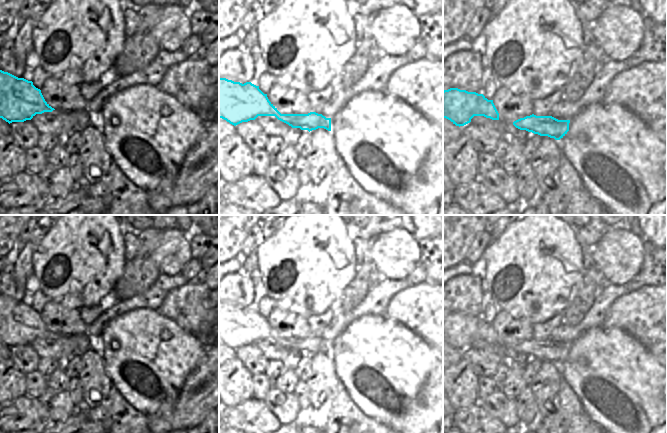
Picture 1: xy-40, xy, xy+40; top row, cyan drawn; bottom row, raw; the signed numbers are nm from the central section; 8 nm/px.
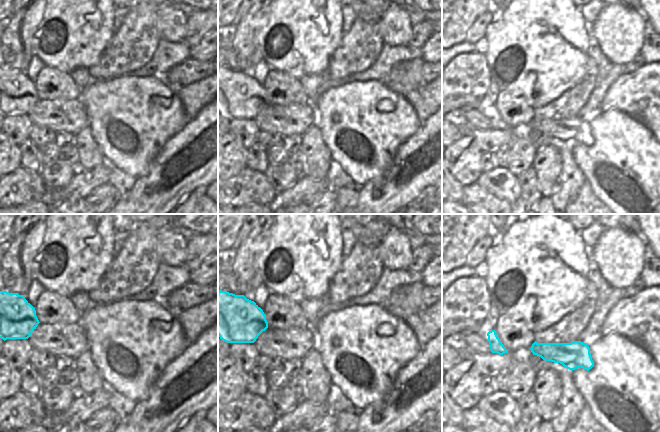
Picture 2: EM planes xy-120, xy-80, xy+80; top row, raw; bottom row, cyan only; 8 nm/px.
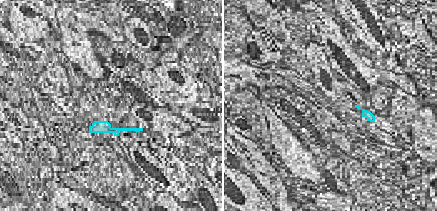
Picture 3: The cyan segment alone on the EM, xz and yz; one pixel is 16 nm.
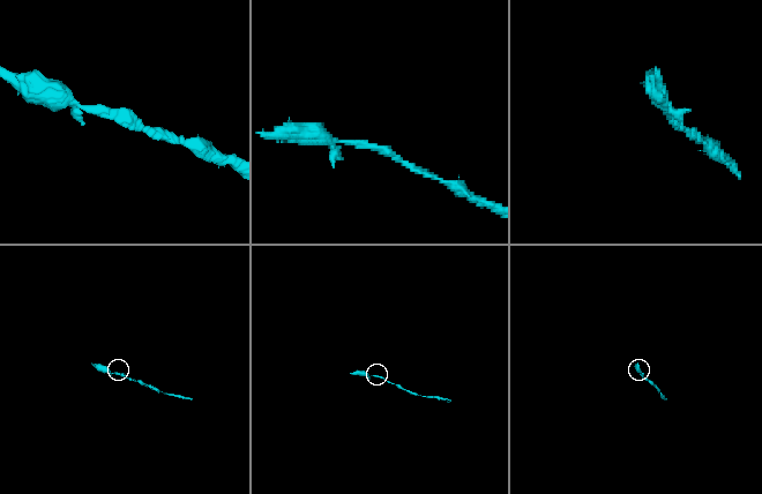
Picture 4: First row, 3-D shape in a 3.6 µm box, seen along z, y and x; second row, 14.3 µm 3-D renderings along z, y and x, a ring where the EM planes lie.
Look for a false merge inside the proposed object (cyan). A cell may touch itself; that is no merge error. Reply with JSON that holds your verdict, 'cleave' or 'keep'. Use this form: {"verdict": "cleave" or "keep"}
{"verdict": "keep"}

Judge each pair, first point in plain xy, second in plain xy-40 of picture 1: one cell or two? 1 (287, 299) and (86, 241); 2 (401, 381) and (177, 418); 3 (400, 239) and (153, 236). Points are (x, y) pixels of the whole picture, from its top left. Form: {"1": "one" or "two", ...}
{"1": "one", "2": "two", "3": "two"}

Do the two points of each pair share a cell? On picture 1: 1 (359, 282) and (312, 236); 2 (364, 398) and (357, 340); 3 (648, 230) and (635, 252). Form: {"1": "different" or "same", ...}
{"1": "different", "2": "same", "3": "different"}

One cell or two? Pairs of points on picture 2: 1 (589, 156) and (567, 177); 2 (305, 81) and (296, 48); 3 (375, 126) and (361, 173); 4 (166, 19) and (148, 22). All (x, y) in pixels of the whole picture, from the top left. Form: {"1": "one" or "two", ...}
{"1": "two", "2": "two", "3": "one", "4": "two"}

